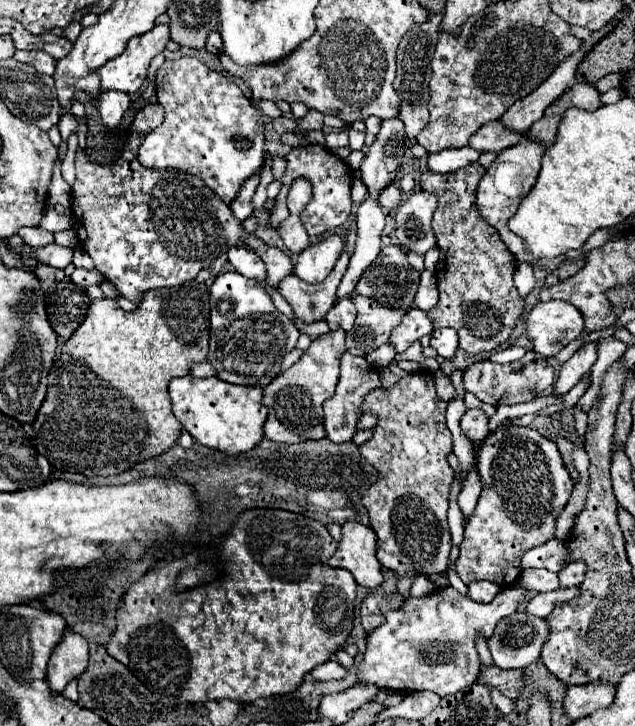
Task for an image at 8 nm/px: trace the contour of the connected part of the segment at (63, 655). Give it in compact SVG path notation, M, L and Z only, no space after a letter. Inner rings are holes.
M66 628L62 642L52 652L48 662L48 686L54 696L60 696L66 684L78 678L88 666L88 642L80 634Z

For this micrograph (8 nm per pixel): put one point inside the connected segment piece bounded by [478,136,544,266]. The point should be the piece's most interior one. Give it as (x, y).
(501, 188)

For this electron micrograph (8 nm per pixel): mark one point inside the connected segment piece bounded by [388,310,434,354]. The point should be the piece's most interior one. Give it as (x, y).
(416, 324)

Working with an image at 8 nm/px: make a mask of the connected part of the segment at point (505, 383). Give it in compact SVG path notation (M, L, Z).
M528 350L522 360L508 362L508 364L498 364L498 362L474 362L464 370L464 390L472 392L486 404L522 404L530 402L540 396L548 386L554 384L554 368L548 364L544 356L540 356L534 350Z

